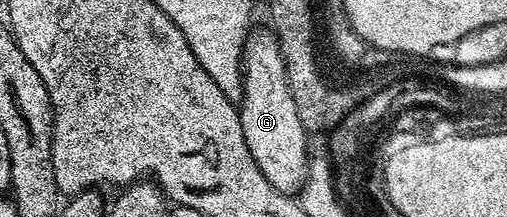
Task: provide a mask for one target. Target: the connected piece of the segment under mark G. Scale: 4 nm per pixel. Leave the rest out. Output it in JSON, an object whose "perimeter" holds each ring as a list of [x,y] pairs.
{"perimeter":[[[256,38],[246,48],[246,73],[242,75],[238,102],[238,120],[246,147],[262,176],[281,194],[294,196],[307,179],[306,133],[307,127],[294,118],[294,106],[290,106],[290,94],[286,94],[286,82],[282,82],[282,66],[278,66],[278,50],[268,38]]]}

